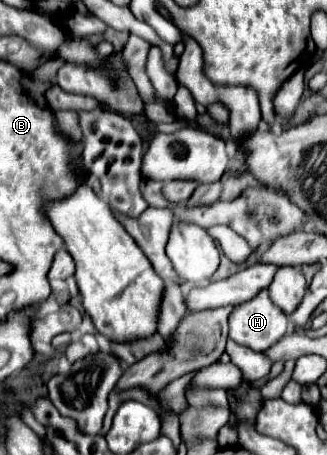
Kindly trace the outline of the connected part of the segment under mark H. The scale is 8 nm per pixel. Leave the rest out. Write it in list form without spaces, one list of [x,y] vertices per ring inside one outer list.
[[[263,289],[253,301],[241,303],[229,317],[229,337],[253,351],[267,351],[287,333],[287,315],[269,299]]]

